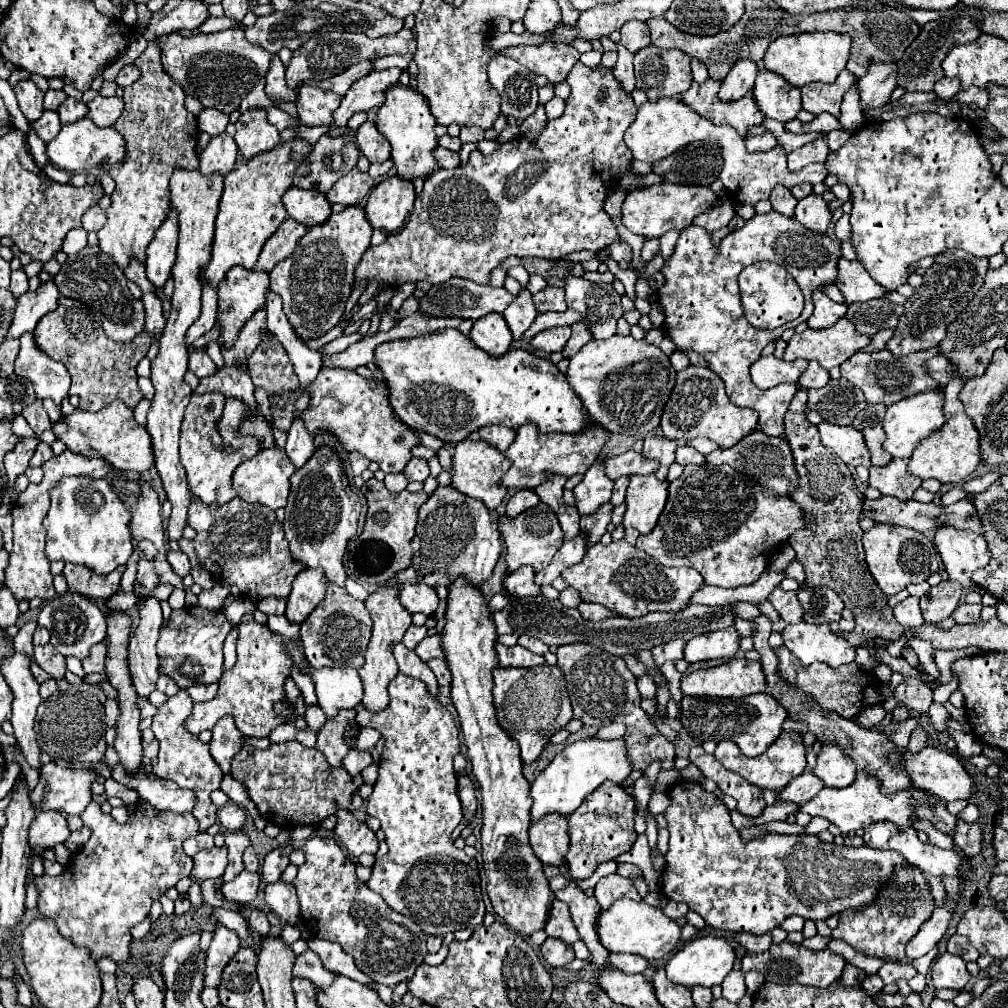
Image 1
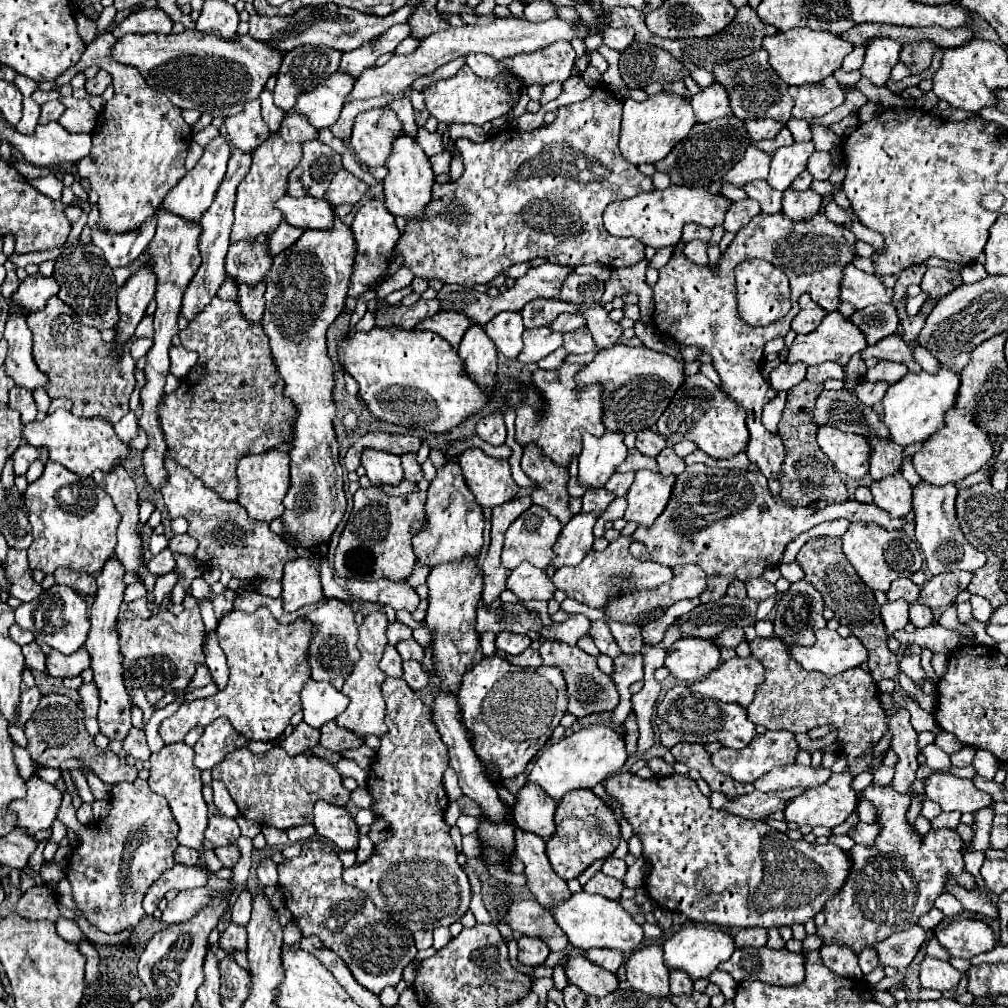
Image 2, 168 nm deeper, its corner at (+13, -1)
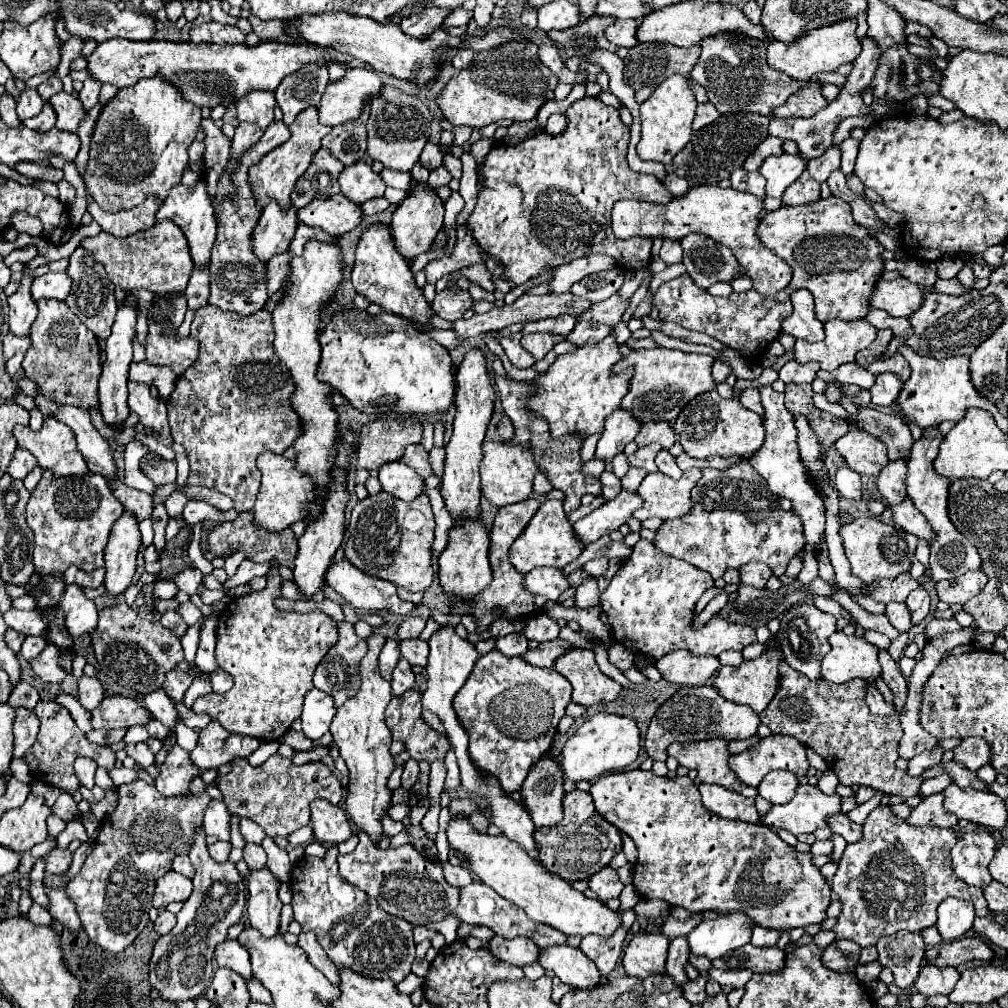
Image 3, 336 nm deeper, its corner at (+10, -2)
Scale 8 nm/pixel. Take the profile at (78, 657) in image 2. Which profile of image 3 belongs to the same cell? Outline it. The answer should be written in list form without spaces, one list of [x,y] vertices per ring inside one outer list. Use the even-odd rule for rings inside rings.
[[[46,645],[46,649],[34,661],[30,661],[32,671],[42,681],[48,681],[48,683],[60,683],[66,677],[64,669],[58,663],[60,663],[60,651],[54,645]]]

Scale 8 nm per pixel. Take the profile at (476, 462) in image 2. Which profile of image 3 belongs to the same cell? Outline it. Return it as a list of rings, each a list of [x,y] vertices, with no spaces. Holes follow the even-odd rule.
[[[504,415],[498,423],[498,435],[502,441],[484,441],[484,457],[480,463],[480,477],[482,477],[482,491],[488,497],[488,501],[496,507],[520,503],[532,495],[532,481],[538,473],[538,465],[532,457],[530,445],[510,445],[504,441],[510,441],[514,437],[514,427],[510,419]]]

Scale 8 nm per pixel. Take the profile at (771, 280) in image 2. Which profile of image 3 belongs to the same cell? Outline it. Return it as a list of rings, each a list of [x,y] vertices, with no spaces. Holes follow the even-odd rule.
[[[702,185],[690,189],[684,197],[674,197],[668,205],[654,205],[644,201],[618,201],[612,209],[612,229],[616,237],[670,237],[682,239],[688,233],[702,233],[718,243],[730,247],[738,261],[746,267],[746,275],[754,281],[754,291],[762,295],[774,295],[784,289],[792,279],[792,269],[776,253],[766,249],[756,231],[758,221],[764,215],[764,199],[758,199],[750,193],[722,189],[718,185]]]

